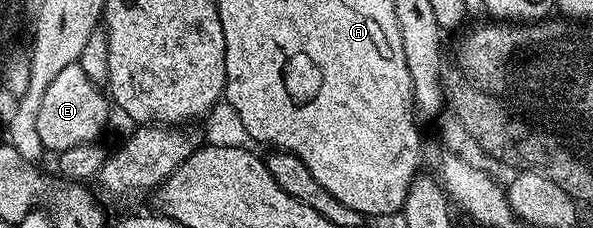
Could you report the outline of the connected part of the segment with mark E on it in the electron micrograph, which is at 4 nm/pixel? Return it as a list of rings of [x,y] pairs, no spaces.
[[[76,63],[64,67],[46,88],[41,98],[41,111],[37,111],[37,135],[41,135],[44,150],[51,152],[52,149],[52,154],[58,155],[67,148],[98,142],[111,113],[113,105],[108,94],[87,78]]]

